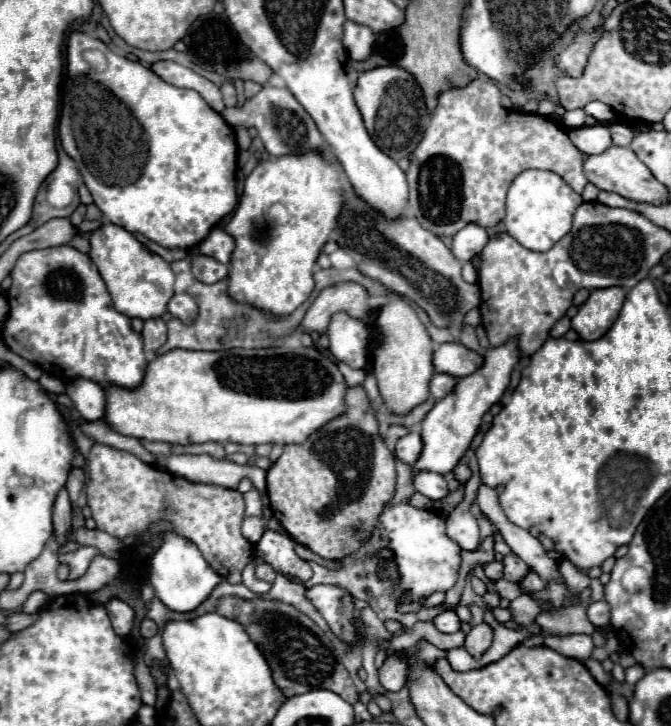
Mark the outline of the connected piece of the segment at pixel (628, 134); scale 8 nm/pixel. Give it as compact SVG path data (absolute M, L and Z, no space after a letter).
M611 124L609 130L611 130L611 136L613 136L613 144L617 144L617 146L629 146L629 142L633 138L631 128L627 128L625 124Z

